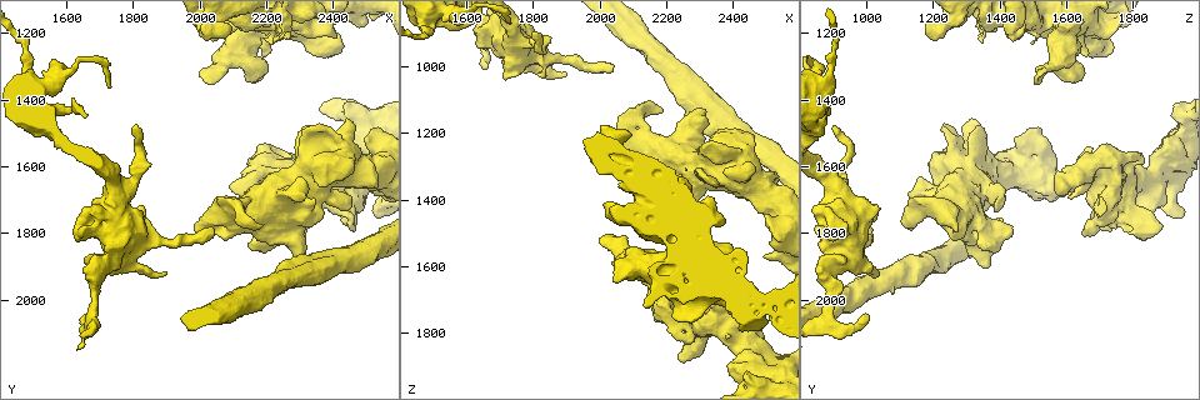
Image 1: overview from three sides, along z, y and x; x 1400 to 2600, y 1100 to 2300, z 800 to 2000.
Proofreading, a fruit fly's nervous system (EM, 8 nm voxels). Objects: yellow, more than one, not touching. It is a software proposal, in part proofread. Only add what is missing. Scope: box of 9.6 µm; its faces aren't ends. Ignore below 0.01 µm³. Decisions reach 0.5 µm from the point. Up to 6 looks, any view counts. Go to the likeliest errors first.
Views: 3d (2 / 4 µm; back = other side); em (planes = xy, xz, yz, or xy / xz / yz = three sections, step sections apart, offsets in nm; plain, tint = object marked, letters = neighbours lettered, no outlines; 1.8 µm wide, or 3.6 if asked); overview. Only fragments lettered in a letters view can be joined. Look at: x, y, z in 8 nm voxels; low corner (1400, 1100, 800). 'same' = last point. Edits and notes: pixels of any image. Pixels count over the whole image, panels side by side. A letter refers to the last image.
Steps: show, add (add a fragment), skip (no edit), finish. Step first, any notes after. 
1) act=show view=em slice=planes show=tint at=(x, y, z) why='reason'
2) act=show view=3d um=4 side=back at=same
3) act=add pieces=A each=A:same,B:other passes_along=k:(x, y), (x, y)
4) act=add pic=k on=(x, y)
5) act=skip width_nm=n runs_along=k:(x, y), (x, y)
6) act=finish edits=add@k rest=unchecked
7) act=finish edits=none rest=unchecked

act=show view=em slice=xy step=4 show=tint at=(1660, 2040, 1000) why='free end'

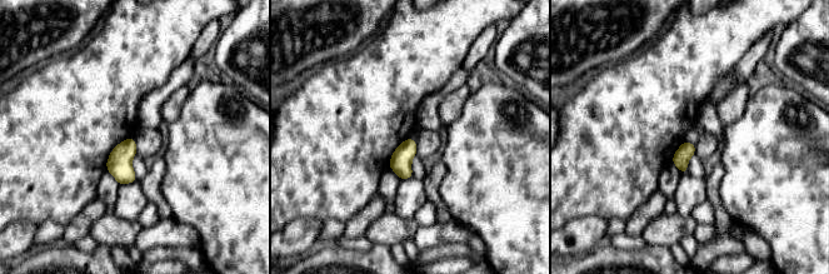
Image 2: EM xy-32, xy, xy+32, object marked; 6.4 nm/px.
act=show view=em slice=planes show=letters at=same

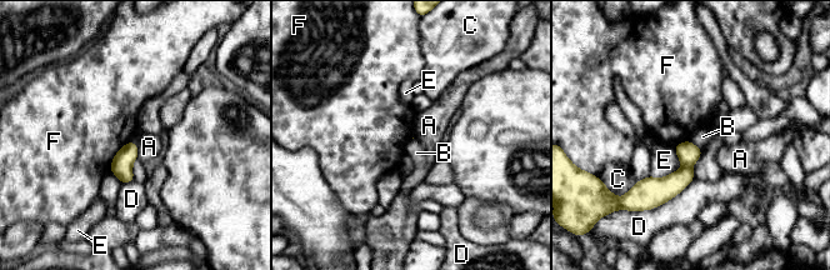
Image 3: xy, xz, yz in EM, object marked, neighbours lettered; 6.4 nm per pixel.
act=skip each=A:other,B:other,C:other,D:other,E:other,F:other border=3:(129, 140), (116, 153), (109, 169) found='none of them fits'

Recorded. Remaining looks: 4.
act=show view=em slice=planes show=tint at=(1900, 1920, 1020) why='free end'

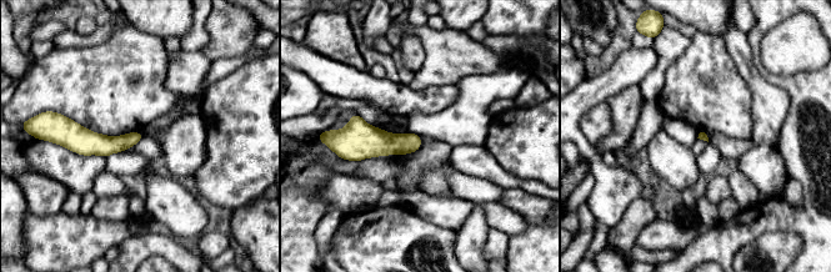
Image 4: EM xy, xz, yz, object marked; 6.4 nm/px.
act=show view=em slice=planes show=letters at=same why='see the neighbours'

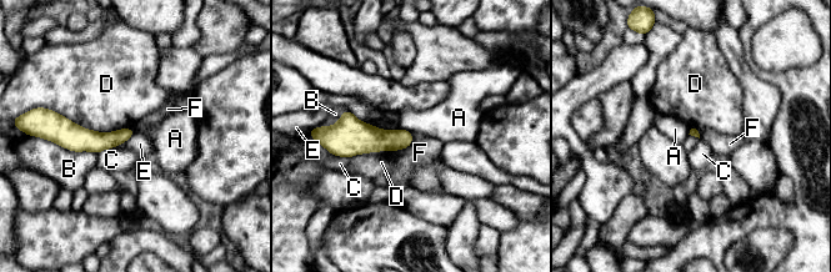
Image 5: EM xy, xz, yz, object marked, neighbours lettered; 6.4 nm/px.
act=skip each=A:other,B:other,C:other,D:other,E:other,F:other runs_along=5:(56, 129), (76, 139), (129, 132) found='none of them fits'

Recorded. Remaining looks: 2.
act=show view=3d um=2 at=(1990, 1800, 1270) why='thick end'

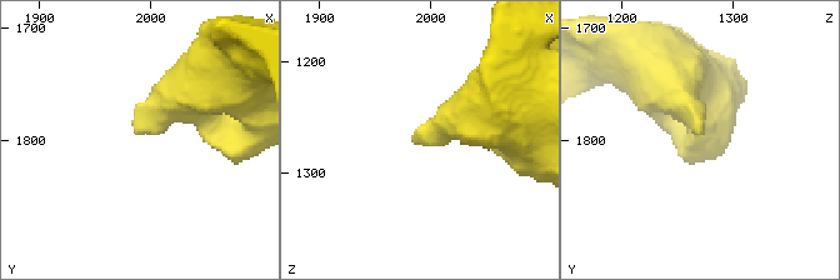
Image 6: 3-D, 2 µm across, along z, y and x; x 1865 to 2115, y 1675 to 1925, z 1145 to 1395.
act=show view=em slice=planes show=letters at=(1988, 1794, 1272) why='need the tissue'

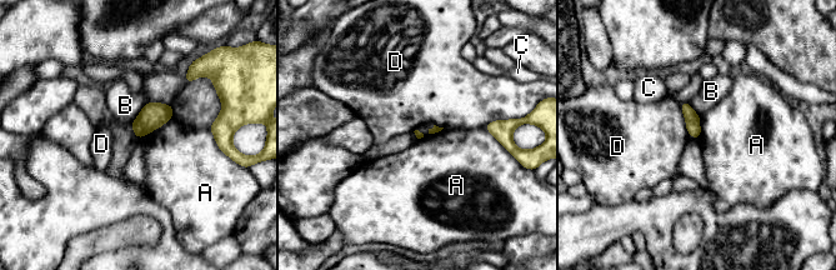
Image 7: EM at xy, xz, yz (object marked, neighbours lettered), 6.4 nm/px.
act=skip each=A:other,B:other,C:other,D:other border=7:(173, 115), (160, 126), (143, 136) found='none of them fits'

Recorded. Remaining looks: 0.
act=finish edits=none rest=unchecked

